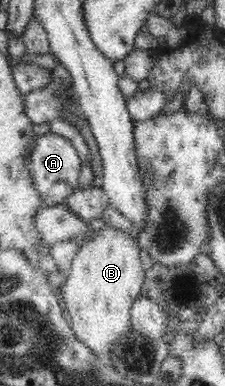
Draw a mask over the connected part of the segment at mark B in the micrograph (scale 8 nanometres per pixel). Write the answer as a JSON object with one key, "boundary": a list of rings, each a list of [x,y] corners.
{"boundary":[[[107,225],[104,230],[99,233],[92,233],[87,241],[79,248],[79,251],[76,253],[76,256],[71,262],[71,270],[66,274],[64,278],[61,291],[62,299],[65,302],[66,308],[72,318],[72,321],[69,321],[70,327],[74,329],[76,337],[78,340],[82,341],[85,345],[88,345],[92,349],[92,353],[98,355],[100,358],[104,358],[107,363],[109,363],[109,350],[111,346],[116,342],[118,337],[125,335],[126,329],[131,326],[131,308],[132,303],[139,297],[142,284],[144,282],[145,274],[142,269],[142,264],[140,263],[140,250],[142,249],[140,245],[136,244],[137,238],[132,237],[127,230],[117,230],[110,225]]]}

